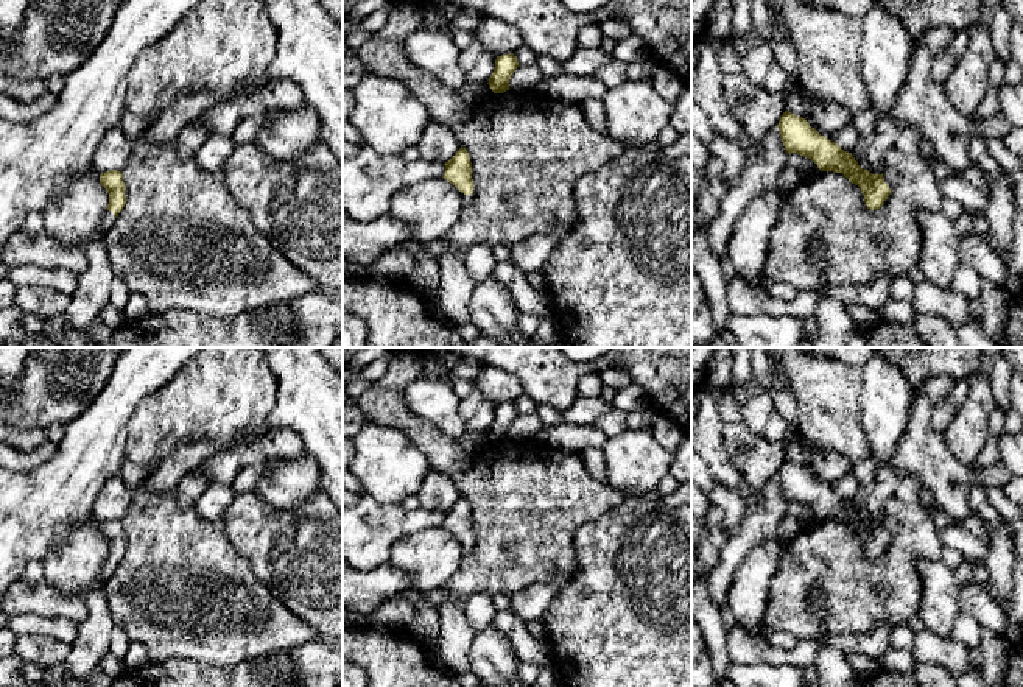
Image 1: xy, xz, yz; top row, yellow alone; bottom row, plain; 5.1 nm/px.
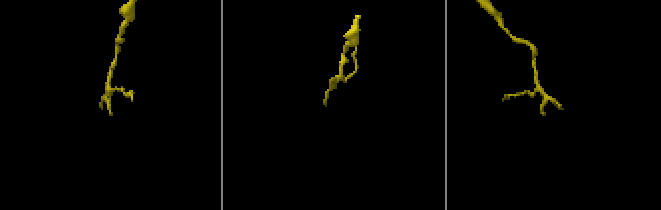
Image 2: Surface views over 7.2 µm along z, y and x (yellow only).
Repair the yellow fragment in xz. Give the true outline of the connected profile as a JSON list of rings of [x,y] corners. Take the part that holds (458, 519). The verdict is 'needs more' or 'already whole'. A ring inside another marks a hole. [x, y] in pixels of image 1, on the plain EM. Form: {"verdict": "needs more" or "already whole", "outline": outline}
{"verdict": "needs more", "outline": [[[461,495],[444,514],[445,520],[442,527],[461,541],[462,555],[469,555],[475,545],[475,534],[472,528],[472,511],[467,499]]]}

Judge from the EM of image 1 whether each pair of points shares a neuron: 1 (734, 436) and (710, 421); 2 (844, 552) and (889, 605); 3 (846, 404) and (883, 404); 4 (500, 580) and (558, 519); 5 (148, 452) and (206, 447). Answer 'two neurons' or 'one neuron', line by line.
1: two neurons
2: one neuron
3: two neurons
4: one neuron
5: two neurons

